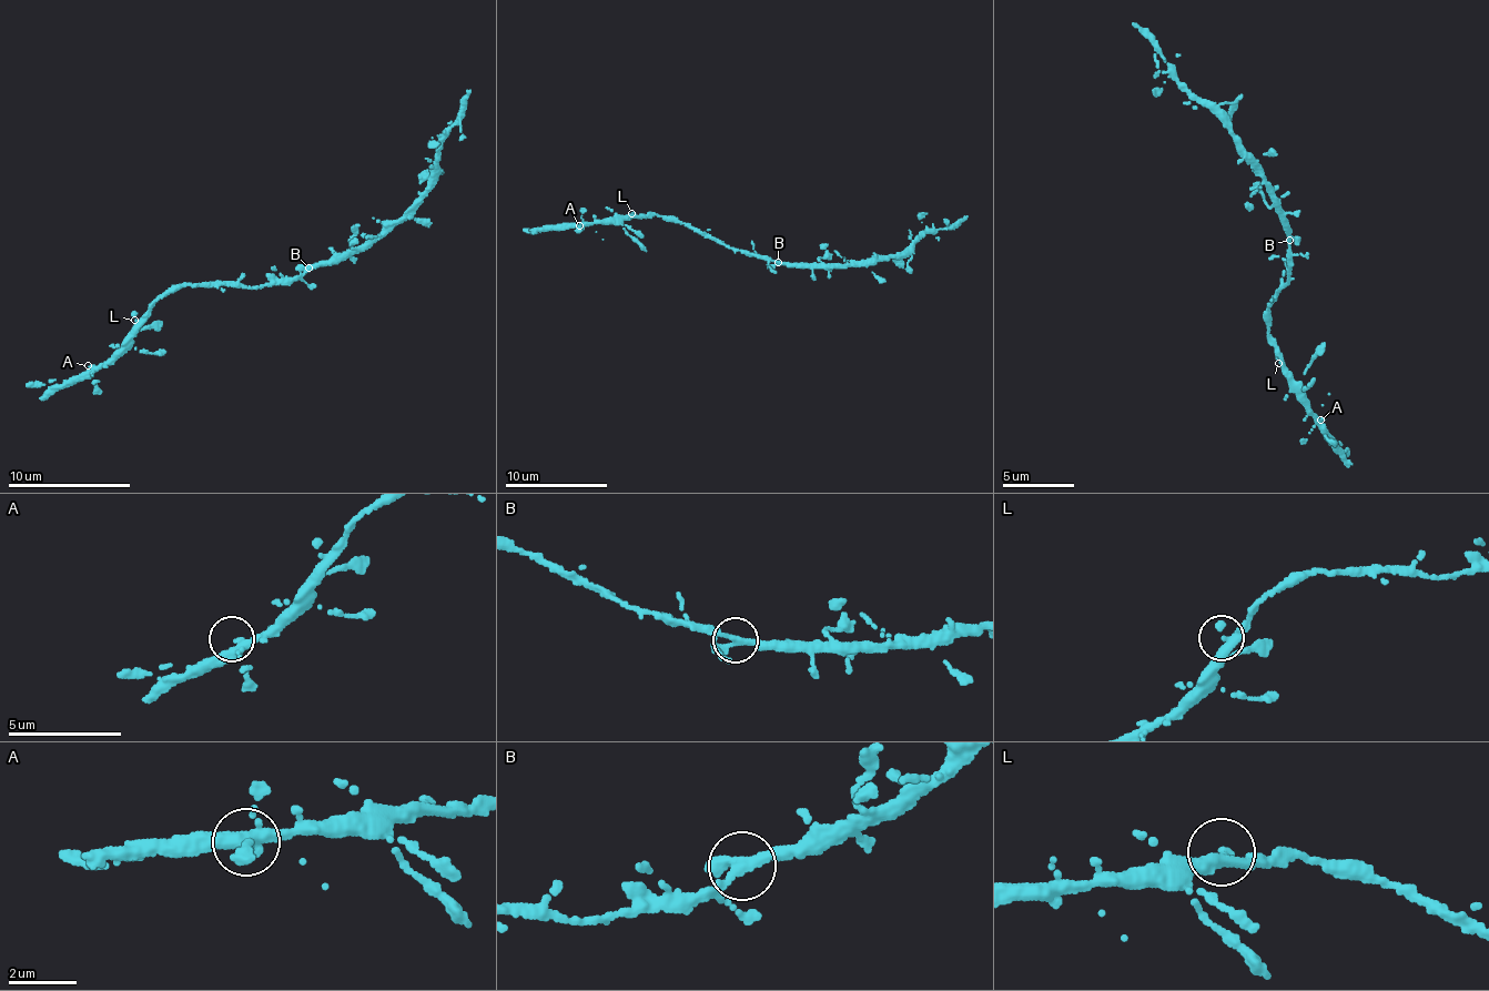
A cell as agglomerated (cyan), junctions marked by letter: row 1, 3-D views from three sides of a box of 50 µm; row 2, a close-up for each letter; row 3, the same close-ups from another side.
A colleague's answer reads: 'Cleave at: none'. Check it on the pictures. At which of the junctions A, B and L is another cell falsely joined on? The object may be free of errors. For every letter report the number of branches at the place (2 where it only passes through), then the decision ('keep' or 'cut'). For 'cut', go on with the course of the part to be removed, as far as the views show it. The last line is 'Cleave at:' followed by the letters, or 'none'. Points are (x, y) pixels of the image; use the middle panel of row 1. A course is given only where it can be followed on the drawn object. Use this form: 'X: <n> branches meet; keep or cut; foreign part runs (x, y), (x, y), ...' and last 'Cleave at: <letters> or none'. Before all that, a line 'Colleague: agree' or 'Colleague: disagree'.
Colleague: agree
A: 3 branches meet; keep
B: 3 branches meet; keep
L: 2 branches meet; keep
Cleave at: none

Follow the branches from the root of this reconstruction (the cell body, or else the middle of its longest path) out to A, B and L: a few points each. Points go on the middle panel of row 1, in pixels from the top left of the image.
A: (750, 253), (729, 249), (681, 222), (660, 216), (628, 214), (579, 225)
B: (750, 253), (766, 255), (778, 262)
L: (750, 253), (729, 249), (681, 222), (631, 213)

